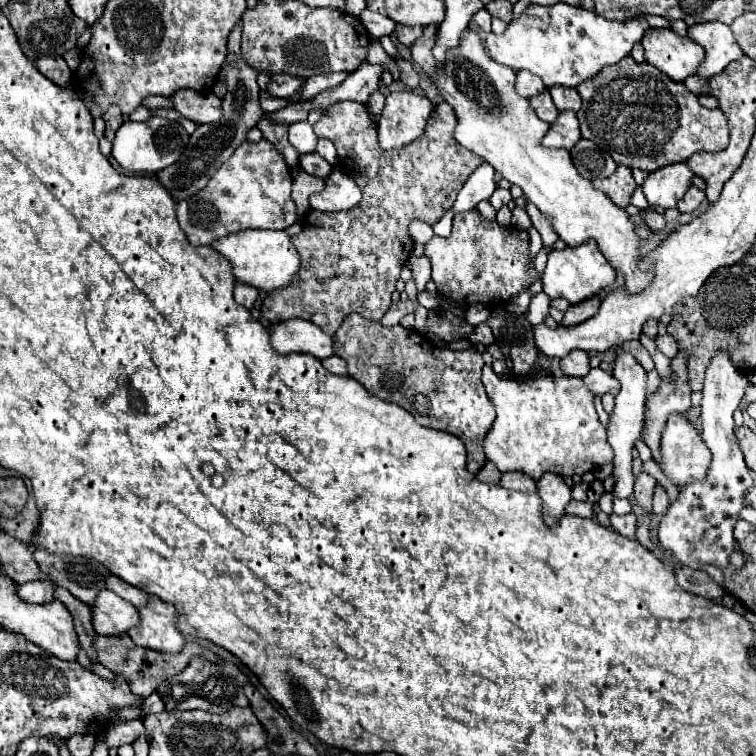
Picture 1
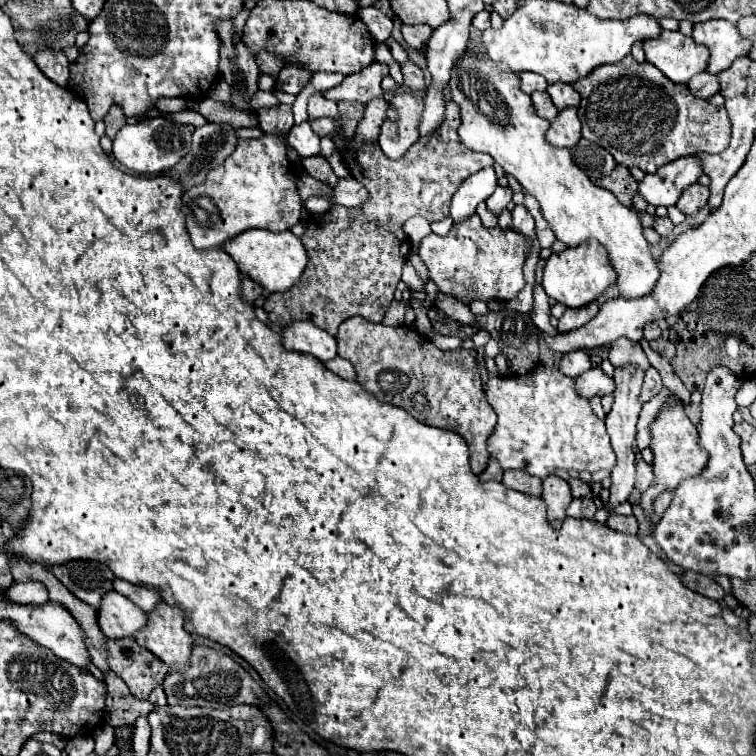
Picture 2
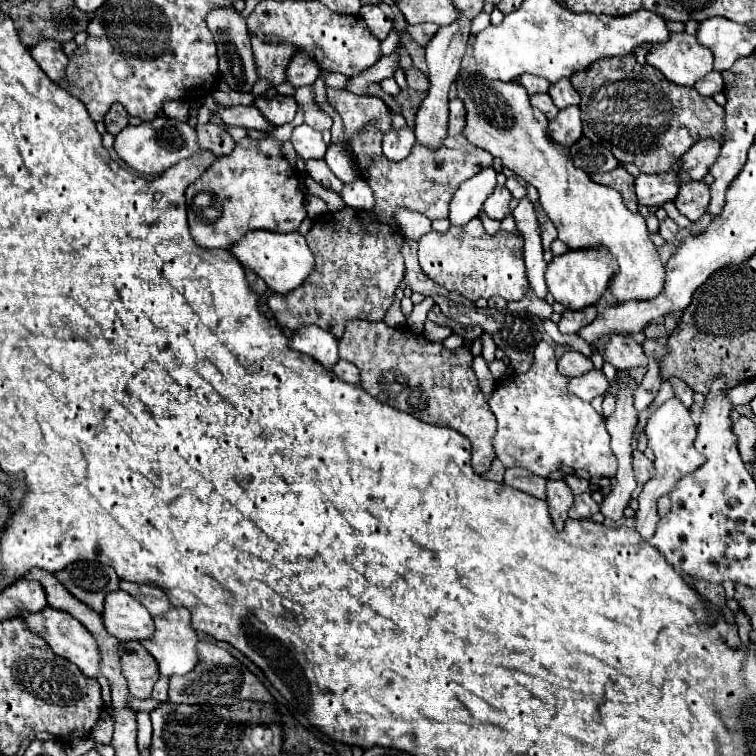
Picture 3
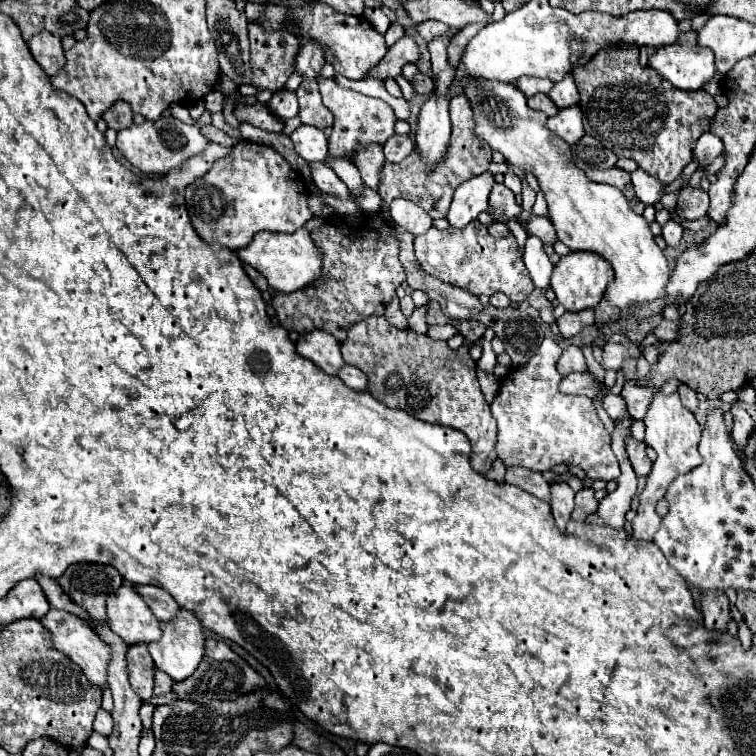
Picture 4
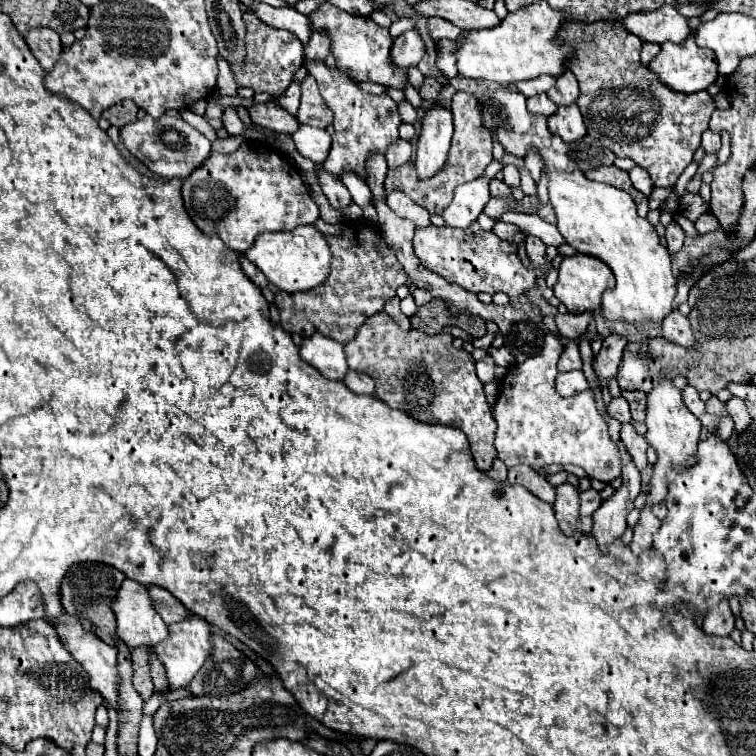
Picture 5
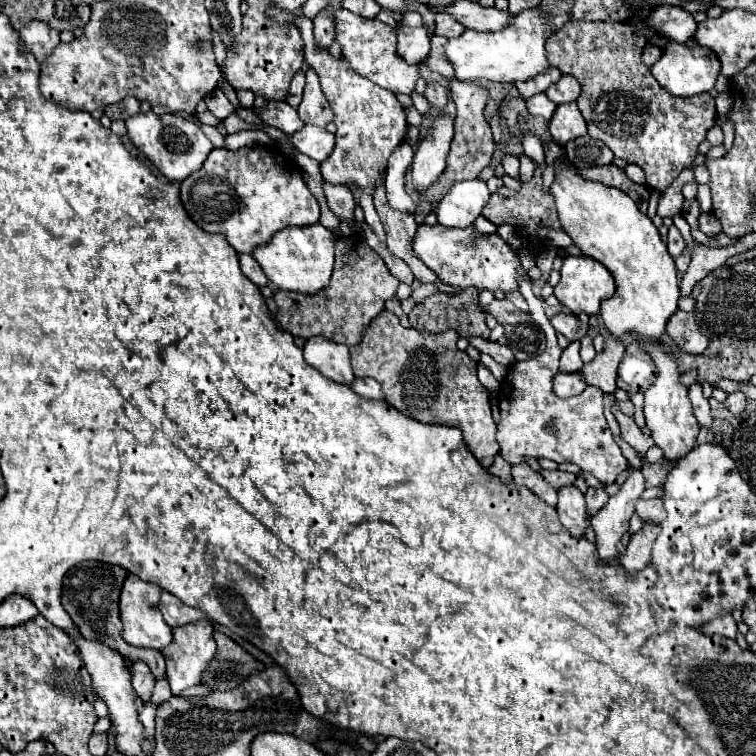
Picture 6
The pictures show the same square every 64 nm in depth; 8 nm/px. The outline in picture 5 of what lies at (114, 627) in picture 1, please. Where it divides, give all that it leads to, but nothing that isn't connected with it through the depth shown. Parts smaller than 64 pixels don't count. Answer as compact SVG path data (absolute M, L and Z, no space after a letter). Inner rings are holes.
M124 580L112 604L116 616L116 634L128 648L154 646L168 636L168 626L152 608L146 586Z

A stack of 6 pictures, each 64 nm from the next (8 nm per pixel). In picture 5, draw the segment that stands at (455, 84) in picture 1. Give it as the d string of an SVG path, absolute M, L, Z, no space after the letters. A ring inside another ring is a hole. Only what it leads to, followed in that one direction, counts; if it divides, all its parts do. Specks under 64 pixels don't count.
M500 86L486 90L486 96L478 96L484 128L492 132L492 140L516 156L526 158L532 148L540 154L546 176L550 204L556 212L558 232L566 244L580 254L590 254L606 262L614 276L616 286L602 296L602 312L608 320L624 320L638 324L660 326L672 312L672 300L676 296L676 276L670 268L668 248L660 246L654 226L640 218L634 200L624 192L608 184L592 182L570 158L570 146L554 136L546 126L546 116L530 114L526 110L526 98L512 88Z

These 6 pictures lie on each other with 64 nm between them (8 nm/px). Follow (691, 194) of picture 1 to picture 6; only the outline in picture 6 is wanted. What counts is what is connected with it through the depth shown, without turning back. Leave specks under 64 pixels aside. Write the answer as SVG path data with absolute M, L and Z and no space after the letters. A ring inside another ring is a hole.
M684 200L684 206L682 206L682 216L684 220L690 224L690 228L698 228L698 216L700 216L700 204L698 200Z

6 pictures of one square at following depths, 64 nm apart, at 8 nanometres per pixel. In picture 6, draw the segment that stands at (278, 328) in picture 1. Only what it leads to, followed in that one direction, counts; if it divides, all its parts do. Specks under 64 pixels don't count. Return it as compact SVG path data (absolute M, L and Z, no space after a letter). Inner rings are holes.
M312 336L304 344L304 360L314 366L328 380L350 384L354 380L354 372L350 368L350 352L348 346L338 344L334 340L326 340L322 336Z

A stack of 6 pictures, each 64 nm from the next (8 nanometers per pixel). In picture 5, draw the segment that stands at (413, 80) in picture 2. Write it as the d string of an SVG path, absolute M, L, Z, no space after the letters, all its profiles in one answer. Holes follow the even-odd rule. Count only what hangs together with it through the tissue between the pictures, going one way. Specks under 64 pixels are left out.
M424 78L422 86L420 86L420 96L428 102L436 102L438 100L438 94L442 90L442 84L436 80L436 78Z

